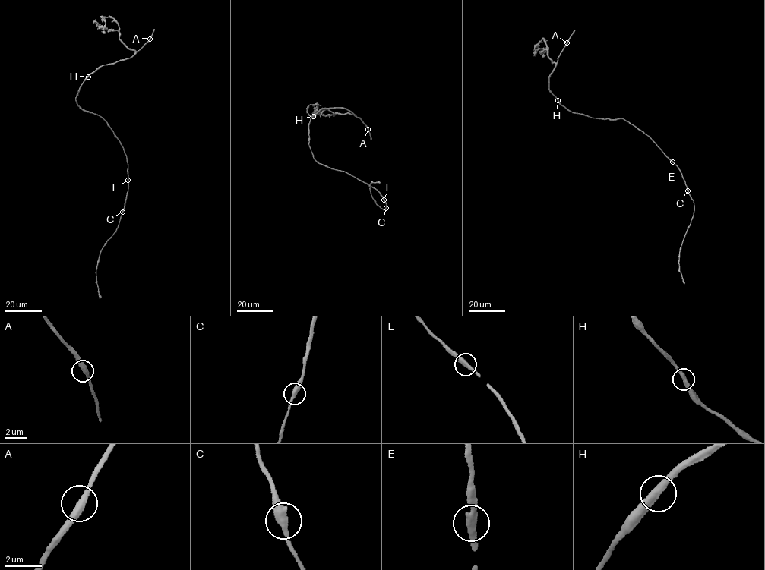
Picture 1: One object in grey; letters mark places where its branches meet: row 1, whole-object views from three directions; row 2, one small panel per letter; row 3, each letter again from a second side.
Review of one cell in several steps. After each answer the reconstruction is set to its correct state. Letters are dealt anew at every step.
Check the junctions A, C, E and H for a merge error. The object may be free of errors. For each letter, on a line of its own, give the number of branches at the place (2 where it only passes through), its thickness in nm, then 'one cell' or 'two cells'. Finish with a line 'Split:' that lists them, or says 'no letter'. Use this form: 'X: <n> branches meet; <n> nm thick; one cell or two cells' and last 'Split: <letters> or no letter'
A: 2 branches meet; 380 nm thick; one cell
C: 2 branches meet; 400 nm thick; one cell
E: 2 branches meet; 400 nm thick; one cell
H: 2 branches meet; 400 nm thick; one cell
Split: no letter

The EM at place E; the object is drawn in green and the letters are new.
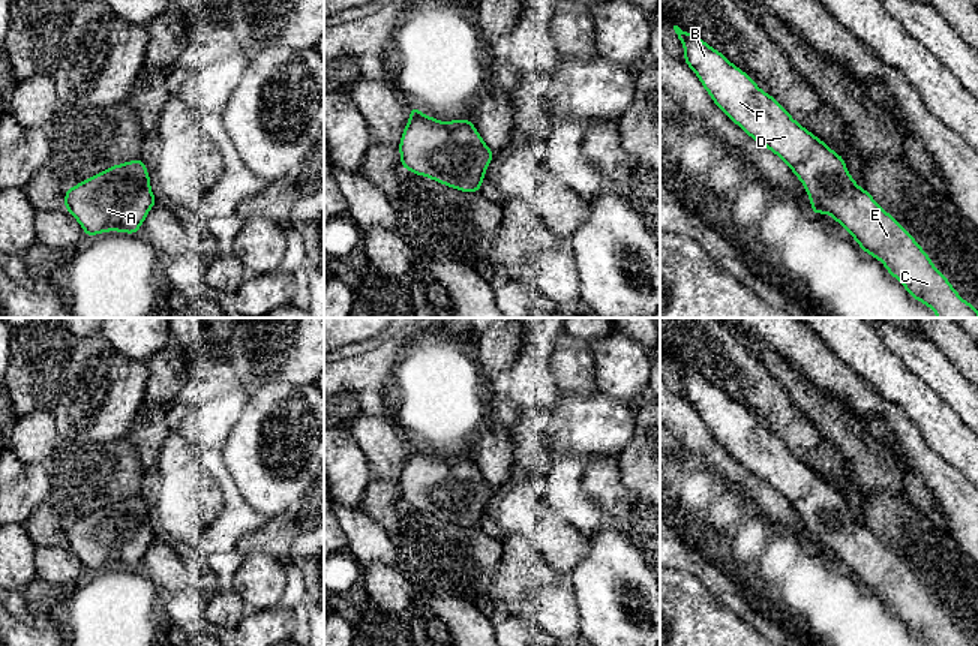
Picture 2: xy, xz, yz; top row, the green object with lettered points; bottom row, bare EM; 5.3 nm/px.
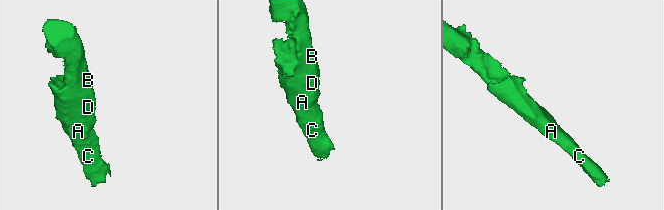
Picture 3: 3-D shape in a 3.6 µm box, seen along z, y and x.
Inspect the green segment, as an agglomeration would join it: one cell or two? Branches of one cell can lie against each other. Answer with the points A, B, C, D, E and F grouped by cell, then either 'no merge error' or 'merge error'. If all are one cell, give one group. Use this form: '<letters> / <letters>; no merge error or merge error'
A B C D E F; no merge error

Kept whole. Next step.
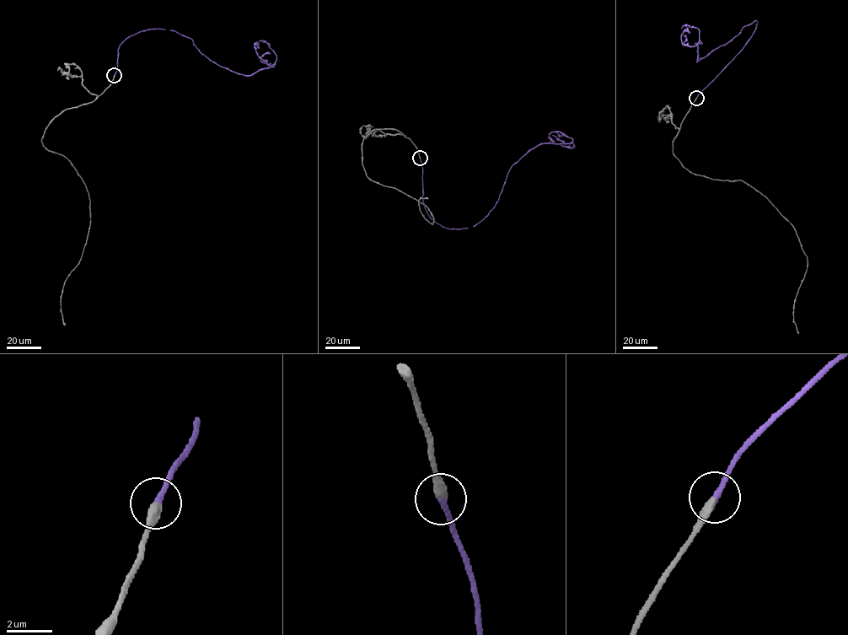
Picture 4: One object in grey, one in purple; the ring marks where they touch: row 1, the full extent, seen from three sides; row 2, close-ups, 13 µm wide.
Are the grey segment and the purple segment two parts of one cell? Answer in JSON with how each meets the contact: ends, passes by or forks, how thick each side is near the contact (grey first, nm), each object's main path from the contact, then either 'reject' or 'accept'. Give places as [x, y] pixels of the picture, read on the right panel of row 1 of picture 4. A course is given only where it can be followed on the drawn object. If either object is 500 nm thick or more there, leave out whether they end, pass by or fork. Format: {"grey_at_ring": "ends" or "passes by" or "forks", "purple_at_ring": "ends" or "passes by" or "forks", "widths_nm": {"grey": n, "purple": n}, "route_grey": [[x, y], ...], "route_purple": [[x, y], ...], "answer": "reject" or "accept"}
{"grey_at_ring": "ends", "purple_at_ring": "ends", "widths_nm": {"grey": 400, "purple": 280}, "route_grey": [[696, 98], [673, 138], [673, 152], [694, 174], [742, 180], [791, 223], [807, 261], [793, 306], [798, 333]], "route_purple": [[696, 98], [746, 45], [757, 23], [746, 25], [696, 61], [697, 46], [681, 41], [684, 31], [689, 32]], "answer": "accept"}

